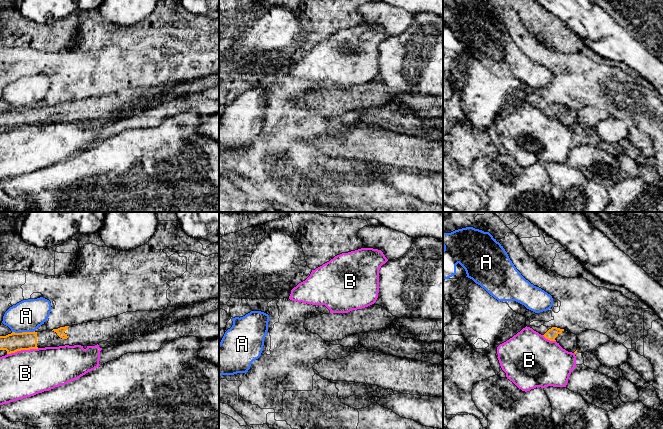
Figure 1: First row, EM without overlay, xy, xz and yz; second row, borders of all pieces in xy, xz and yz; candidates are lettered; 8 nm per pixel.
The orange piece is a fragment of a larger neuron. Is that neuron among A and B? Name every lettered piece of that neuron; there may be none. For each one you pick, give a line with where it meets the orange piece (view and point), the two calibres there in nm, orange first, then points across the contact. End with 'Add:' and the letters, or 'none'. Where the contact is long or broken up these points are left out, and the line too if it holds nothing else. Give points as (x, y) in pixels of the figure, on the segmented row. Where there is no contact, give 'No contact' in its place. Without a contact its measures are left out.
Add: none

